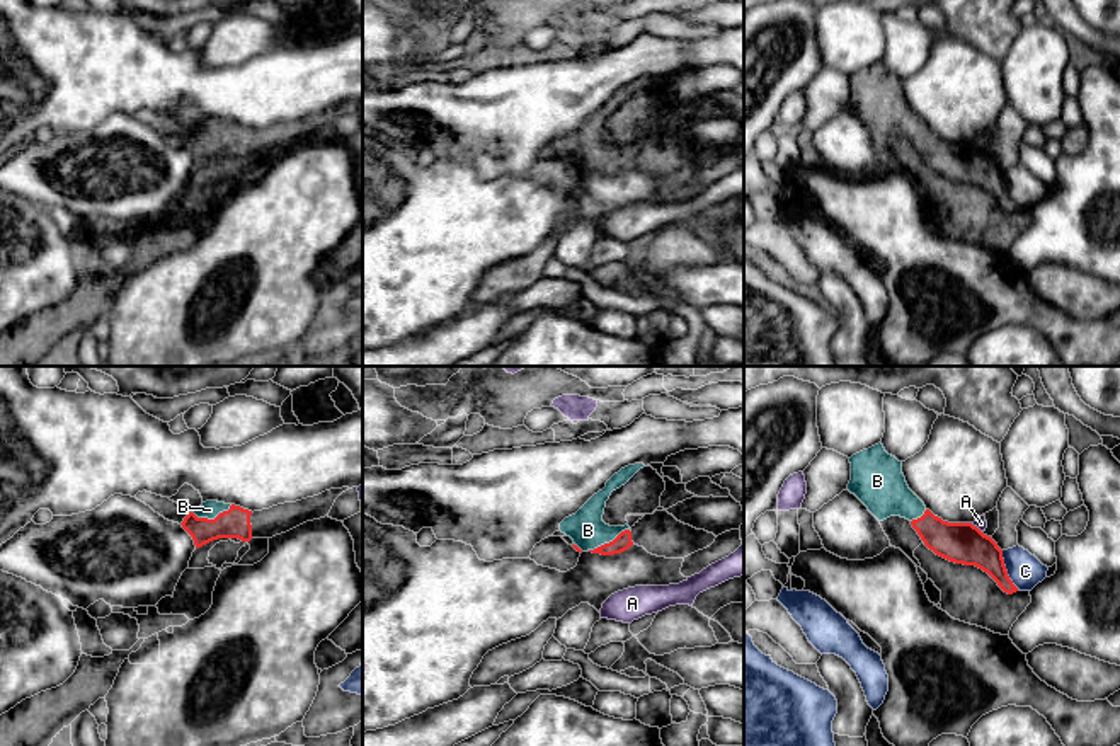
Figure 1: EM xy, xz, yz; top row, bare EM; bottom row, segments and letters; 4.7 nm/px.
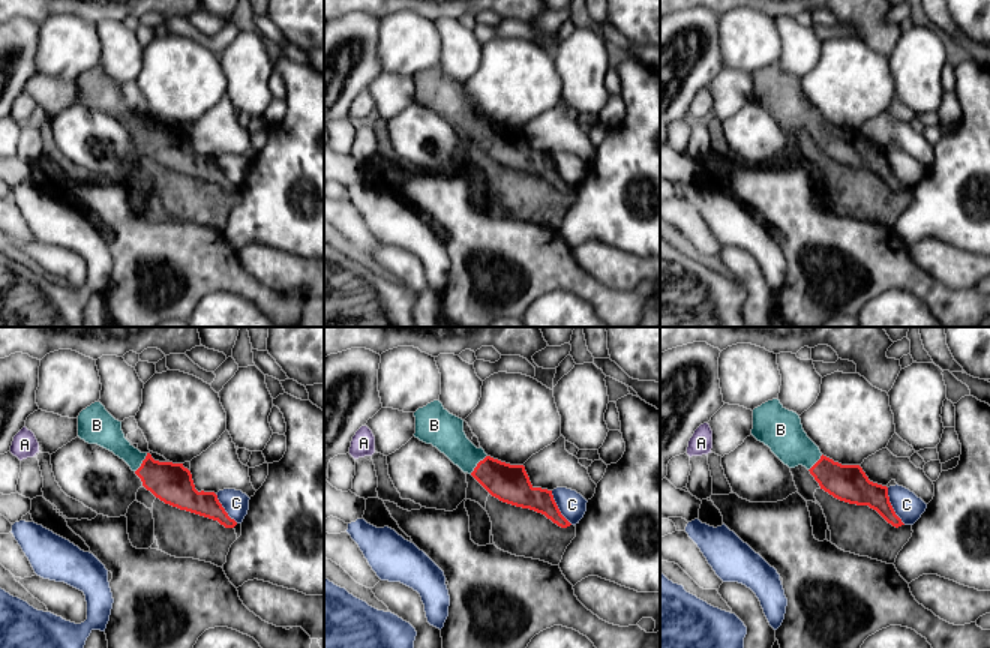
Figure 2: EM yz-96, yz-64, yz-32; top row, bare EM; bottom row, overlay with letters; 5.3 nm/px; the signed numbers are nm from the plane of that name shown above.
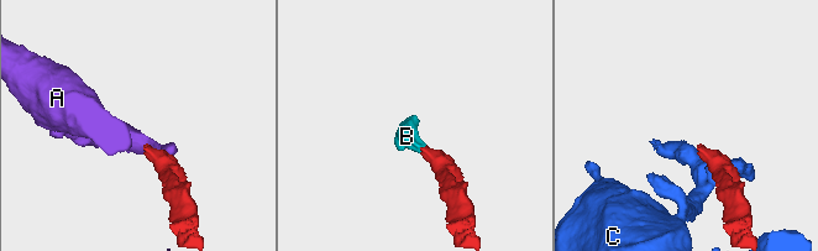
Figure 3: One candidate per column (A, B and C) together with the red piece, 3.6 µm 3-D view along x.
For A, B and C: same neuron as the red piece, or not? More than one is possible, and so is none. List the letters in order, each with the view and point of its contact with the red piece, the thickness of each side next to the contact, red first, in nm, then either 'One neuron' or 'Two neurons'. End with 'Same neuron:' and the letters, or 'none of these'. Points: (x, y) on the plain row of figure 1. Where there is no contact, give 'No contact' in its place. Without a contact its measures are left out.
A: Touches red at yz (976, 145). Thickness 190 nm (red) against 60 nm. Two neurons
B: Touches red at xy (211, 138). Thickness 140 nm (red) against 90 nm. One neuron
C: Touches red at yz (1005, 188). Thickness 190 nm (red) against 160 nm. Two neurons
Same neuron: B

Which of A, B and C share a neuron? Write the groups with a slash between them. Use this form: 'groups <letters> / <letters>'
groups A / B / C

